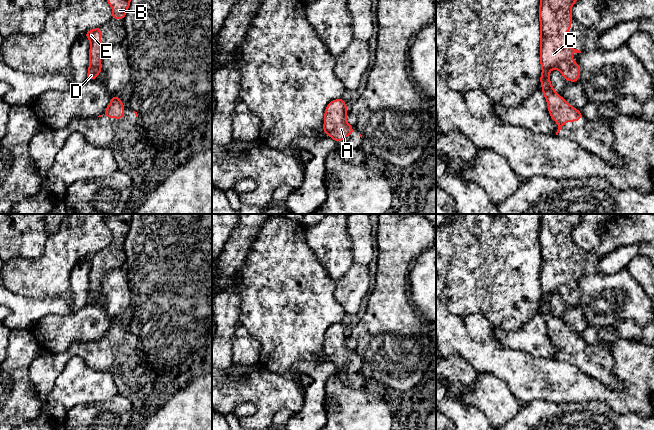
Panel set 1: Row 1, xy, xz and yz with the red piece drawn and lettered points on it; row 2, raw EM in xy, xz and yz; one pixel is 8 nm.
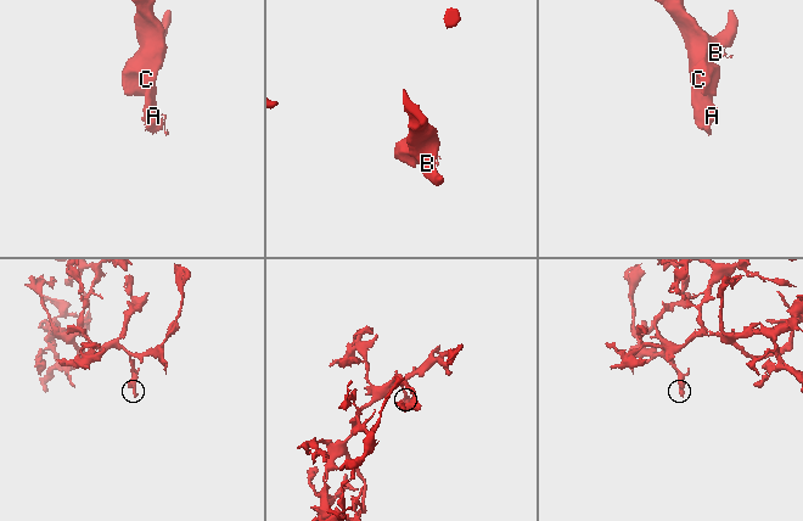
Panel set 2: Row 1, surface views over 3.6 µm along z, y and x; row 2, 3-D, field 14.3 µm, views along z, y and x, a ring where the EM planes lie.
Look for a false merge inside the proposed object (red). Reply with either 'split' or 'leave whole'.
leave whole

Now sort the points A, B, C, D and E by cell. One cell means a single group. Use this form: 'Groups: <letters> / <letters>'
Groups: A B C D E

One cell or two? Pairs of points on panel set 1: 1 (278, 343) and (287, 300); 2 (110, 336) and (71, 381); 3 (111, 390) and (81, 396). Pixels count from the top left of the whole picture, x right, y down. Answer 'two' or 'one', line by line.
1: one
2: two
3: one

